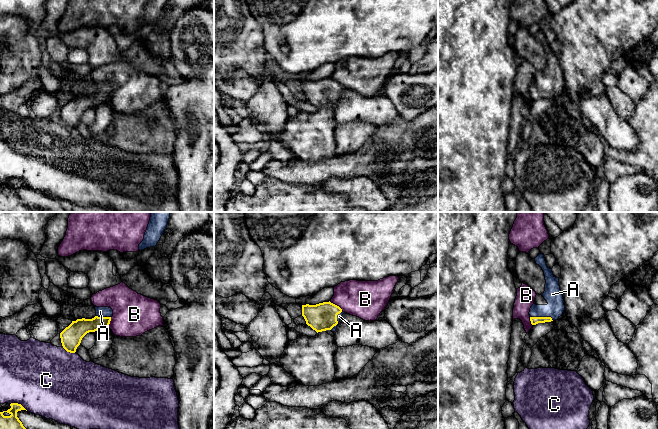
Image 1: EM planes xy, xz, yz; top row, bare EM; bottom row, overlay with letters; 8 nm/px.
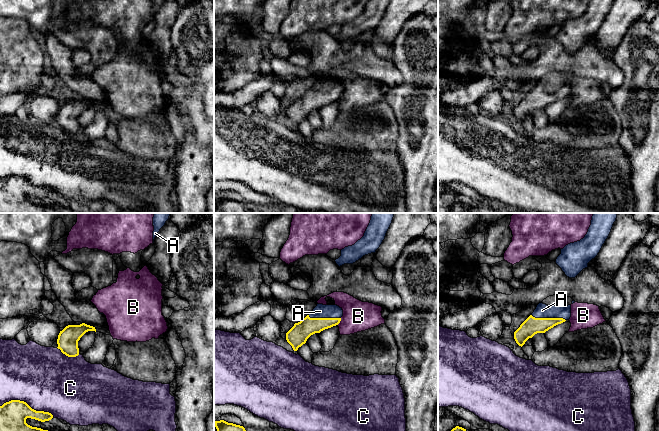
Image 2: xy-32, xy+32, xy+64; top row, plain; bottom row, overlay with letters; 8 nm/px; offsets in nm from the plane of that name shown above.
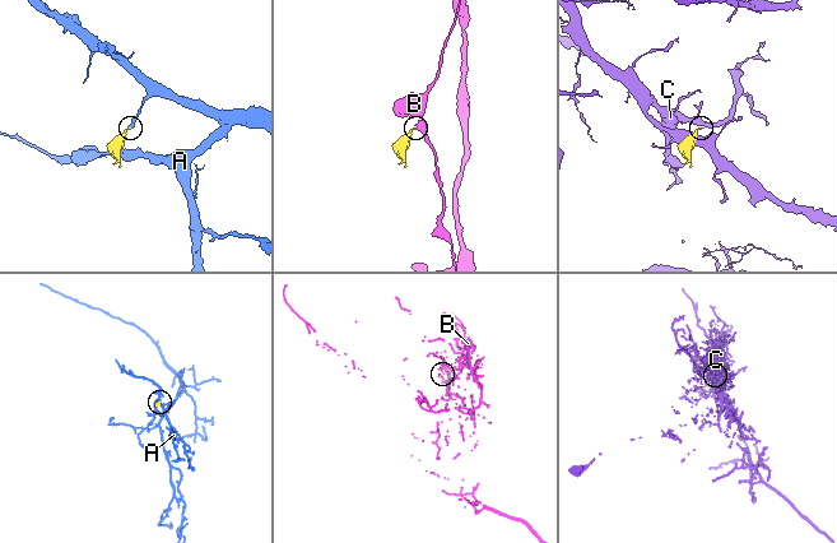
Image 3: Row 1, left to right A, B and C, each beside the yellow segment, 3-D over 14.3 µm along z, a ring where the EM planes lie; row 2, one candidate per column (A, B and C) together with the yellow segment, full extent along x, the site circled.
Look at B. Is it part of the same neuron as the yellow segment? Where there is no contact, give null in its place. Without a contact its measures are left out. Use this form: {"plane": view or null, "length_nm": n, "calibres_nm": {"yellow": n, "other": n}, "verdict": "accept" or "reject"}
{"plane": "xz", "length_nm": 130, "calibres_nm": {"yellow": 220, "other": 300}, "verdict": "reject"}

